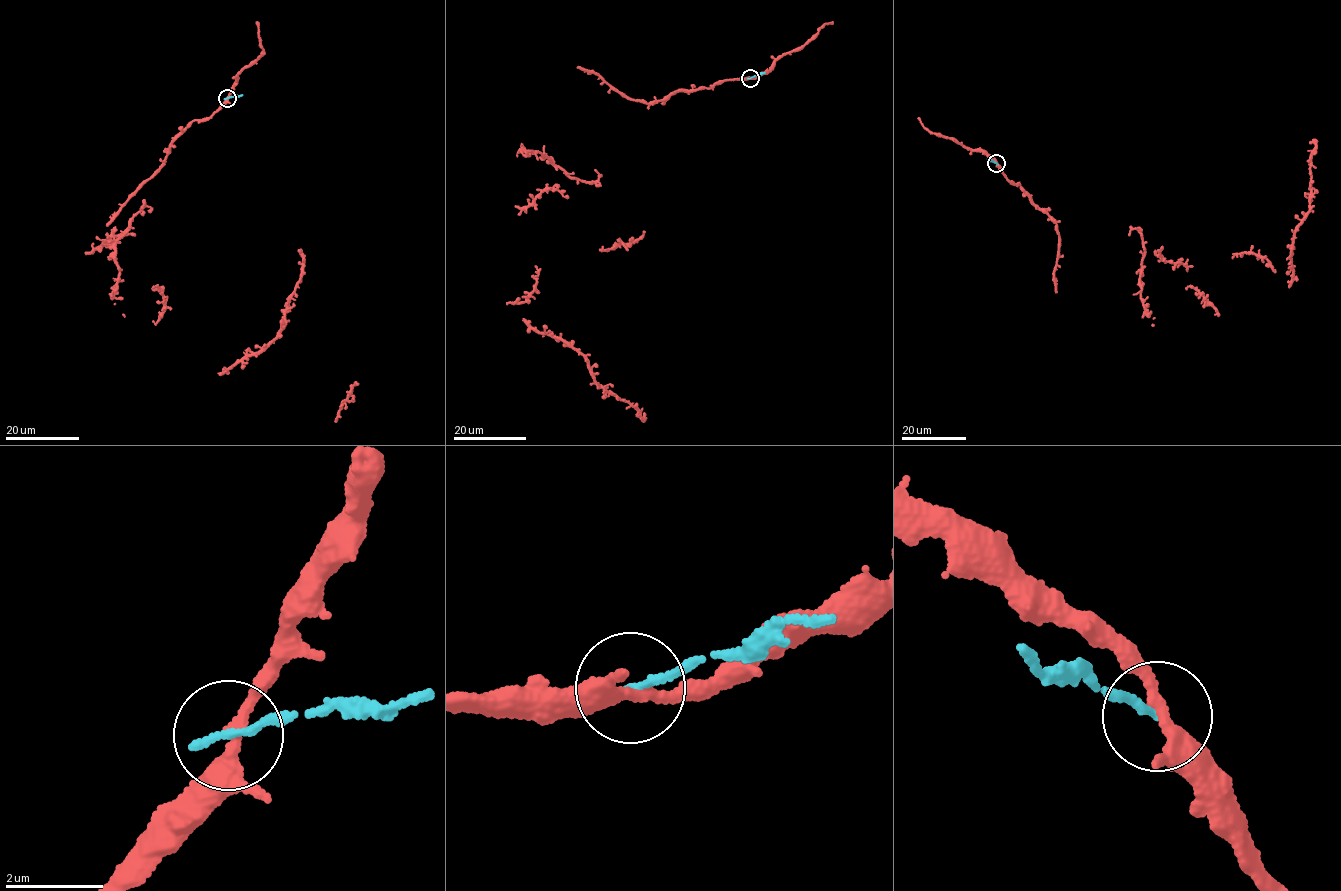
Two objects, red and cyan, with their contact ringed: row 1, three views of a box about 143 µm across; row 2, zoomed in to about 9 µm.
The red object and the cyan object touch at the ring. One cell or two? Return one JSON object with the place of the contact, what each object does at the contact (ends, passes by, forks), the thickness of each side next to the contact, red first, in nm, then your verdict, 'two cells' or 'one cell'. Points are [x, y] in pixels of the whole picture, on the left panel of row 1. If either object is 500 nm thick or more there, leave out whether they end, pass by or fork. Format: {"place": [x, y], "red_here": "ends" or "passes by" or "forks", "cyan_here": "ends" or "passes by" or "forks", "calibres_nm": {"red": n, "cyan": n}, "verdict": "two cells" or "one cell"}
{"place": [227, 98], "red_here": "forks", "cyan_here": "ends", "calibres_nm": {"red": 240, "cyan": 200}, "verdict": "two cells"}

